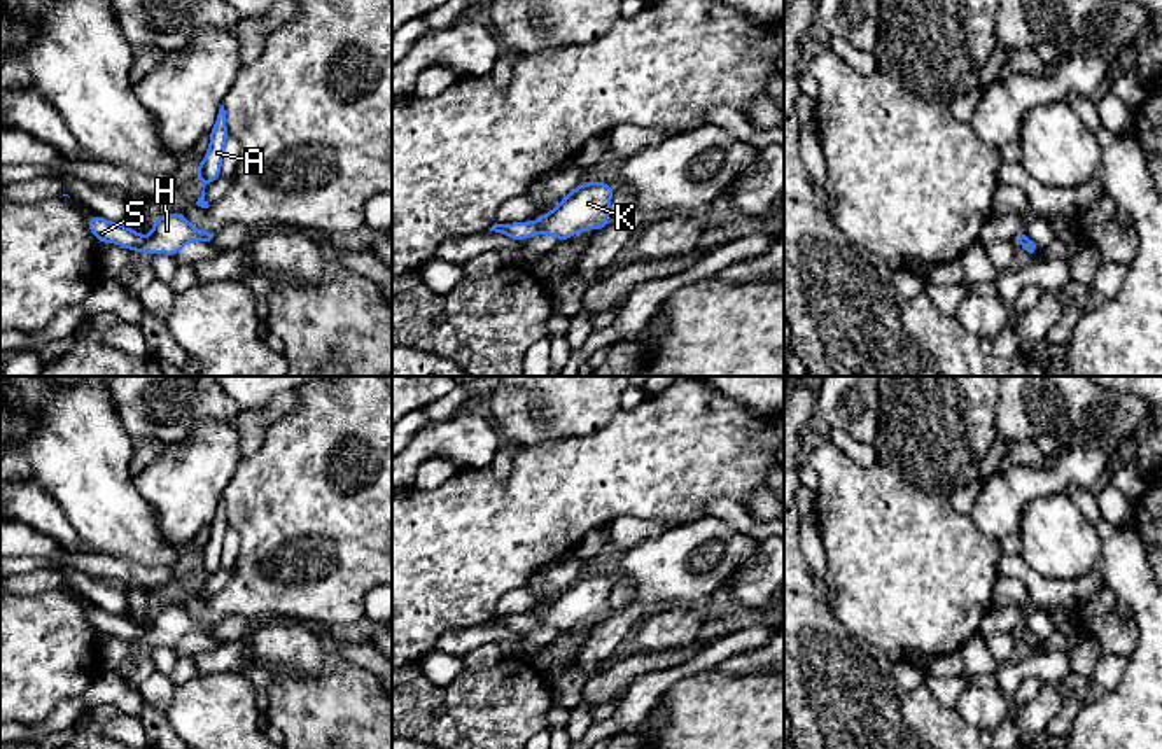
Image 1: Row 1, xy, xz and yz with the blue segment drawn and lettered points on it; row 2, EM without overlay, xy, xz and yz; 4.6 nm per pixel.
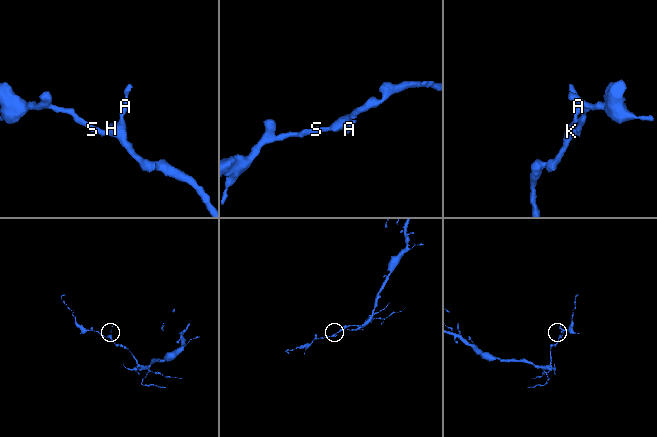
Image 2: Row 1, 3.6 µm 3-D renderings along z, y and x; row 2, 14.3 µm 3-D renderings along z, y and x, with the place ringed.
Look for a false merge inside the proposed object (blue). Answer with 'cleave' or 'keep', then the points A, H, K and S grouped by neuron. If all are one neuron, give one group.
keep; A H K S

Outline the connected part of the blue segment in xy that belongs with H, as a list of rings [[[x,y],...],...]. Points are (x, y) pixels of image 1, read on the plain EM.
[[[172,604],[152,612],[152,626],[144,630],[128,616],[114,616],[102,607],[89,607],[88,620],[96,634],[117,635],[138,646],[177,648],[189,634],[210,634],[214,625],[192,620],[182,604]]]

